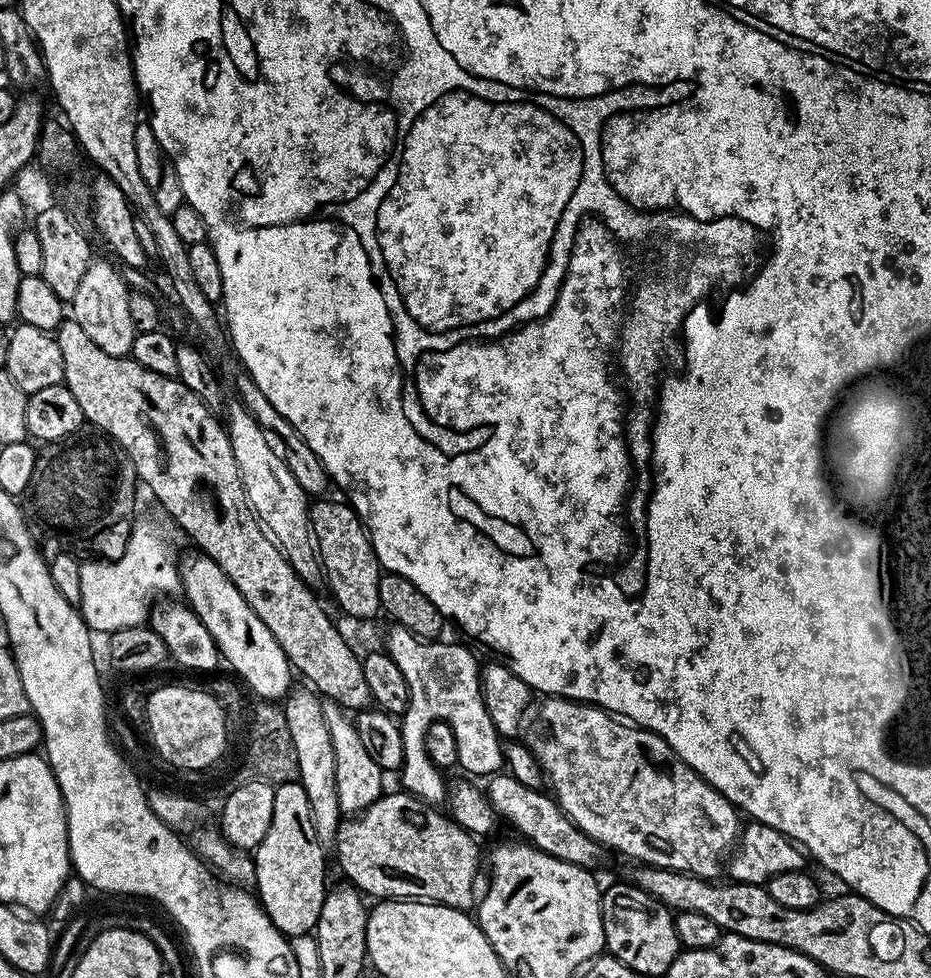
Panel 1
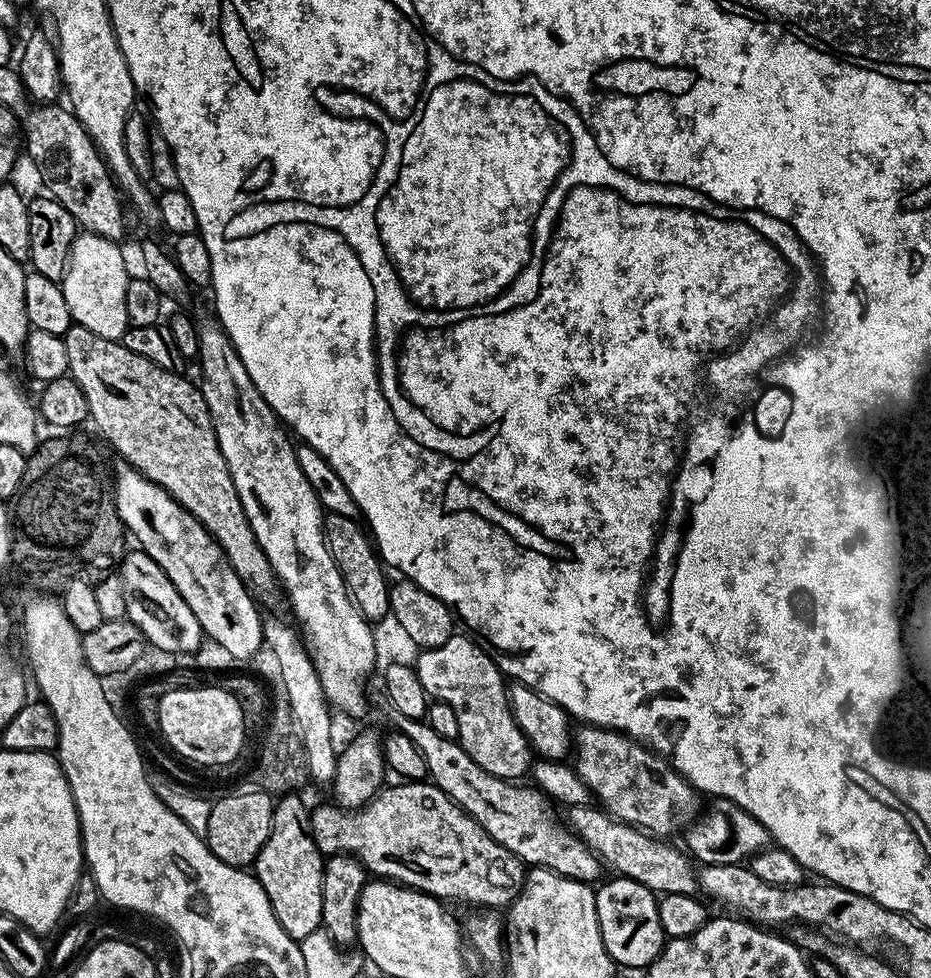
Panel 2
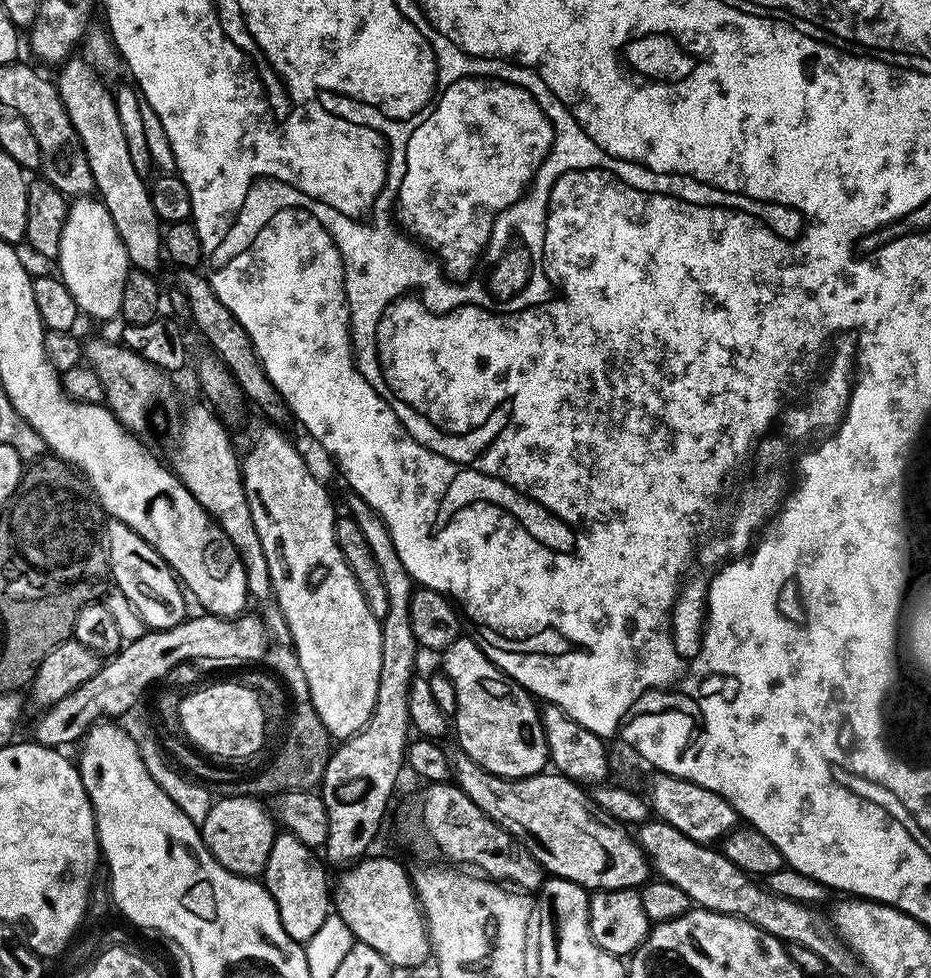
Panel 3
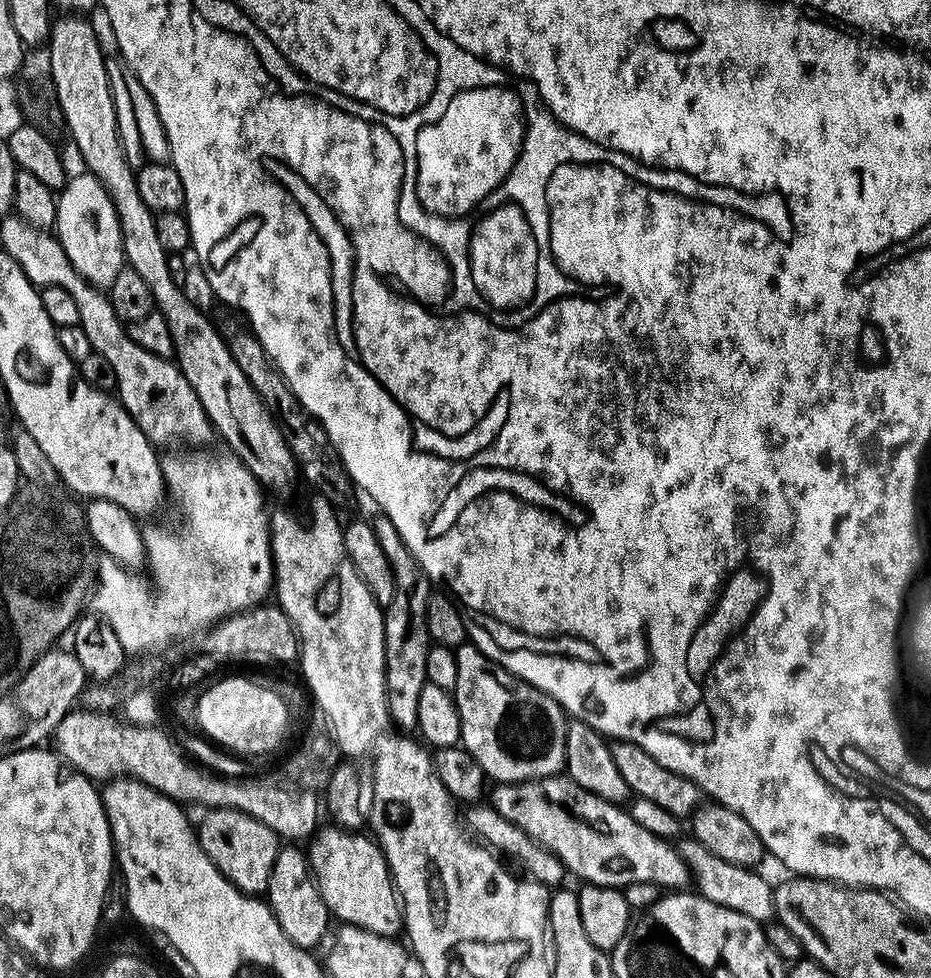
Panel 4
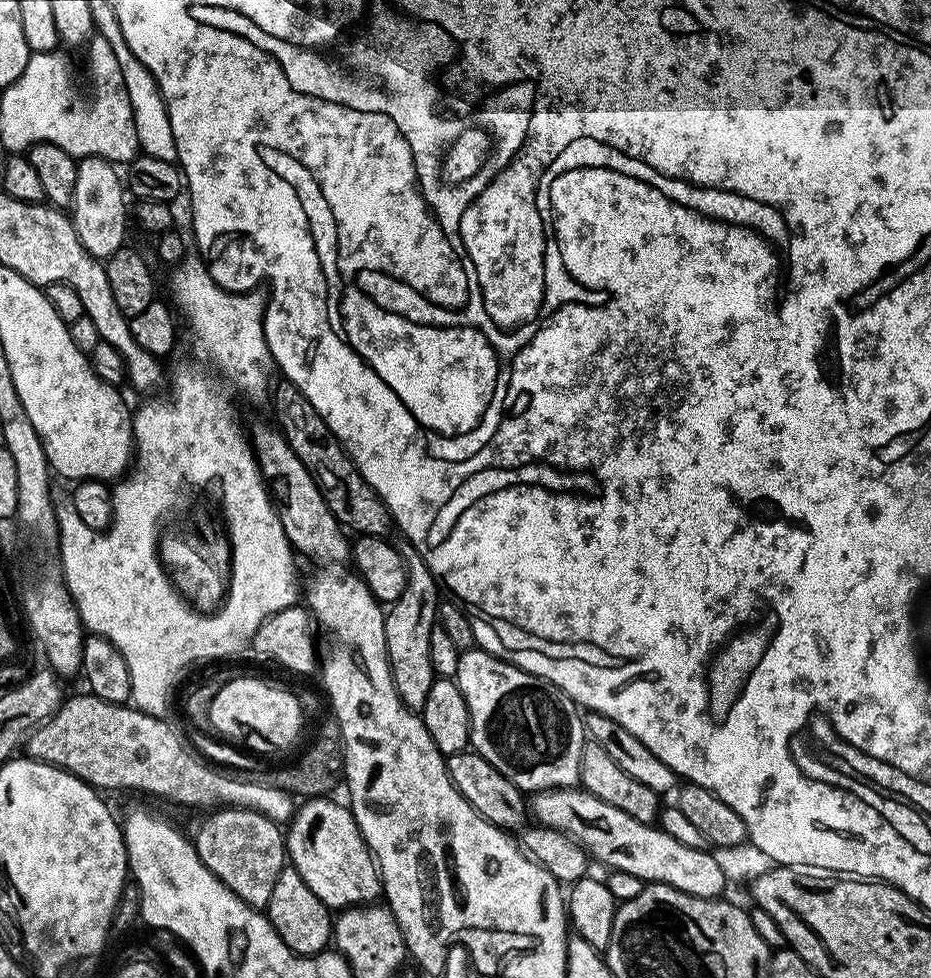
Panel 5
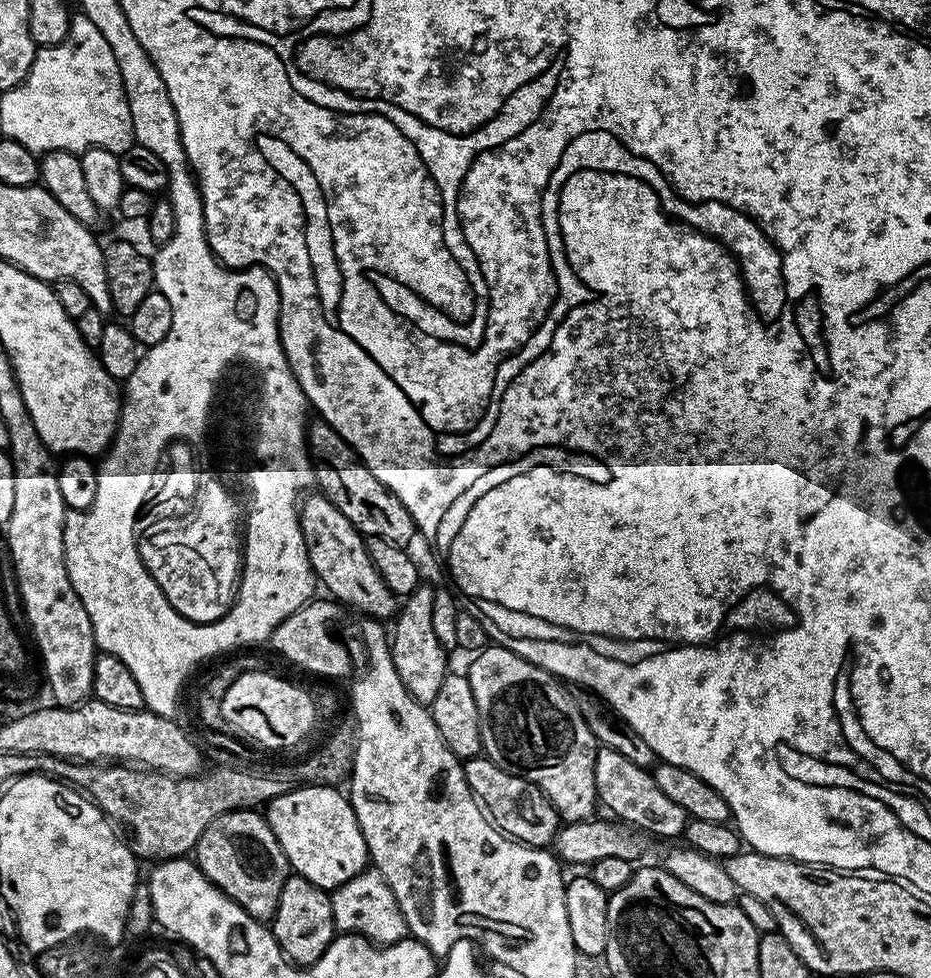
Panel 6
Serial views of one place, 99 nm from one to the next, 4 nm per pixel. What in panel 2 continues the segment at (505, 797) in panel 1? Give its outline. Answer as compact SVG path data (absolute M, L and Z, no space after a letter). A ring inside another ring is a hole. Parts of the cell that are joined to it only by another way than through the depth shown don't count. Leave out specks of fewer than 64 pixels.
M583 804L577 808L567 809L566 815L567 827L598 857L605 869L613 868L616 876L625 876L634 882L642 882L642 886L657 894L697 895L698 872L695 867L692 869L693 861L687 851L679 852L674 845L668 844L672 842L667 839L653 838L644 829L615 820L613 816L596 806Z

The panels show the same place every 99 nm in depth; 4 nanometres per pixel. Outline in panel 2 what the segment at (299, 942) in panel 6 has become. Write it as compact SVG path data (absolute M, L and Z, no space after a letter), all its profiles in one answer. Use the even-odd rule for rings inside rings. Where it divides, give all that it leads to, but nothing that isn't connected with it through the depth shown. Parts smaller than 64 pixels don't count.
M284 794L275 801L270 838L266 838L258 854L254 875L262 890L266 890L266 898L270 898L274 918L278 918L282 930L286 930L292 940L301 942L321 927L325 857L320 855L312 840L308 827L309 805L304 805L298 797L296 794Z

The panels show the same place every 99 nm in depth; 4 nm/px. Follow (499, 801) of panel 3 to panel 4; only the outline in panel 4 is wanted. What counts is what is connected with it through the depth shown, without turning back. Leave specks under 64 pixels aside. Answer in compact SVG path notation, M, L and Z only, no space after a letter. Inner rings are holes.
M567 775L544 776L541 780L521 780L518 784L497 783L492 792L492 807L510 822L514 822L534 842L538 842L546 850L554 853L569 873L581 876L584 884L597 884L603 888L619 888L621 890L634 882L654 882L664 890L684 890L689 887L690 873L688 864L680 857L679 847L672 848L663 836L650 834L650 830L642 830L638 822L634 822L631 811L619 804L611 804L569 780Z

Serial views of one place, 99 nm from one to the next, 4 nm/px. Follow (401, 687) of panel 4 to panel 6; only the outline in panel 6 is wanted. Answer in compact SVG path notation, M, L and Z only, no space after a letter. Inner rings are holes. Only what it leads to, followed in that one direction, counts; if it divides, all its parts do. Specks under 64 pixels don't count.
M412 598L407 601L408 604L399 609L395 617L396 629L390 632L390 647L392 650L392 661L394 670L406 686L406 690L420 704L430 706L434 702L434 697L442 687L442 682L450 674L448 668L449 653L438 642L438 637L434 634L434 626L430 623L430 614L432 613L431 603L427 599L416 600Z

